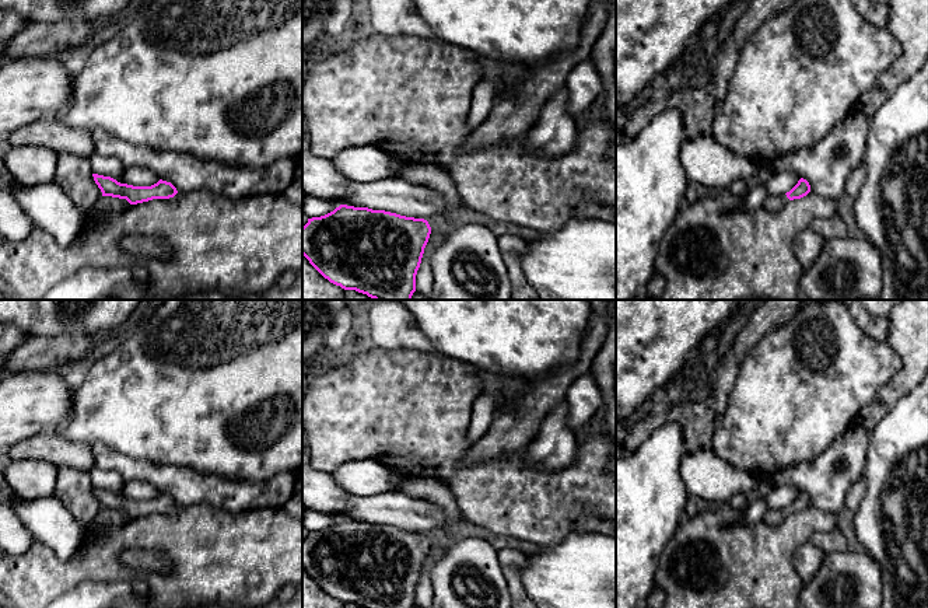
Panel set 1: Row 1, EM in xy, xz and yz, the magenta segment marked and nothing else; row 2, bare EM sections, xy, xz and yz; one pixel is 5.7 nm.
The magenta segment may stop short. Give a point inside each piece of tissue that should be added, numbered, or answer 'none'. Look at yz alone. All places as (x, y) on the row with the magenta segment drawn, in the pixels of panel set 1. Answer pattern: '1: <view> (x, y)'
1: yz (774, 202)

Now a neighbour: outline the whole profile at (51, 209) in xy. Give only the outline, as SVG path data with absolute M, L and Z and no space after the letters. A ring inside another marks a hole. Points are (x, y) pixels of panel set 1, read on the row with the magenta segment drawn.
M55 182L18 186L11 192L35 226L67 248L85 224L85 213Z

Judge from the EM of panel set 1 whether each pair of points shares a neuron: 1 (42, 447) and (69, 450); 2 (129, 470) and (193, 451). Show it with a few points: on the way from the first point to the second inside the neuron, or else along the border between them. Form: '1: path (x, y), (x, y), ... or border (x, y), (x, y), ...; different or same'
1: path (49, 447), (62, 450); same
2: border (122, 454), (130, 458), (144, 458), (186, 468); different

